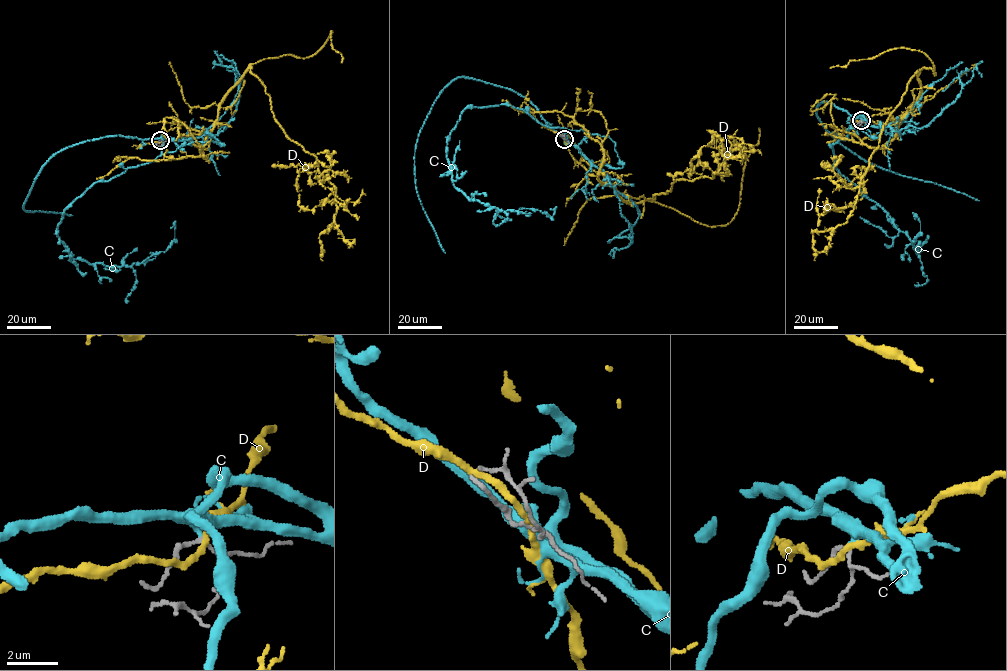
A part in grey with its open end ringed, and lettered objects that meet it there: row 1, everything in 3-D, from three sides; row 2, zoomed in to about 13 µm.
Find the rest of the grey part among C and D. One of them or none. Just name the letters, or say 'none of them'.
C

